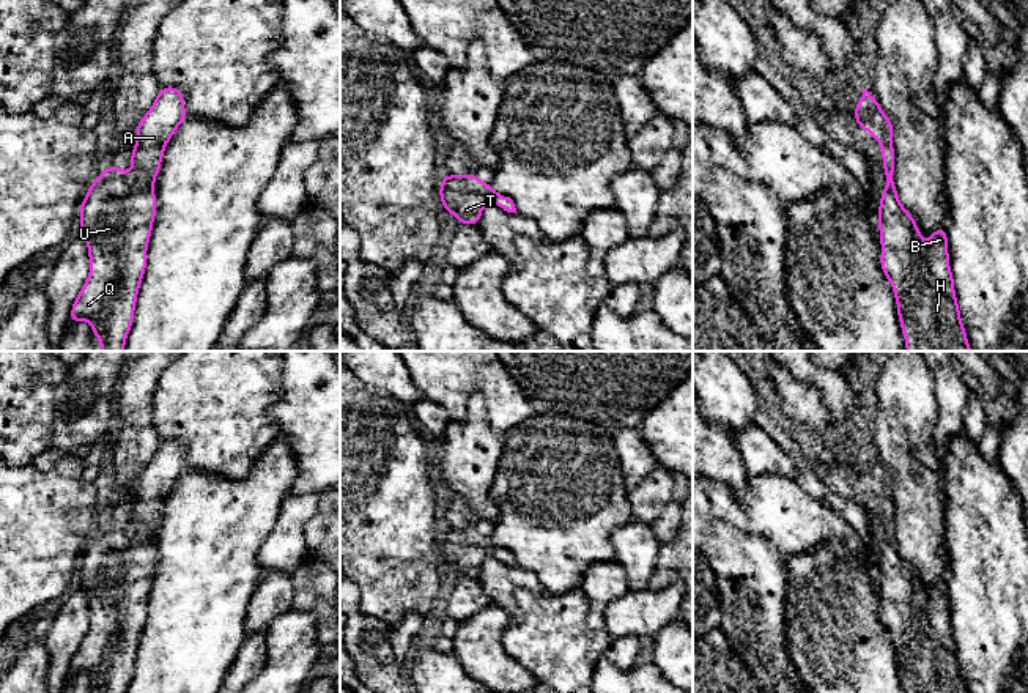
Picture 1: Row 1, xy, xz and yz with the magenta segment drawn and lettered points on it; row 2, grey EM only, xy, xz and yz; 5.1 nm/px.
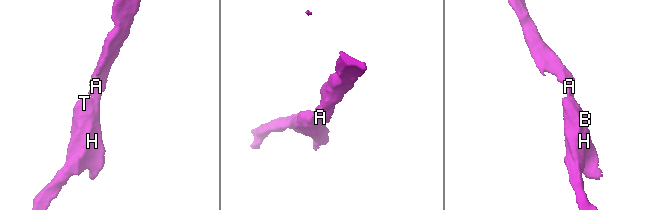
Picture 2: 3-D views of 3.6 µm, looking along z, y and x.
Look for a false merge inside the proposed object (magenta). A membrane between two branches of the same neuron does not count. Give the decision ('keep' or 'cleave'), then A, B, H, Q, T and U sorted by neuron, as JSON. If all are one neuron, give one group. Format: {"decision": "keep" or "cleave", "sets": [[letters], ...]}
{"decision": "keep", "sets": [["A", "B", "H", "Q", "T", "U"]]}

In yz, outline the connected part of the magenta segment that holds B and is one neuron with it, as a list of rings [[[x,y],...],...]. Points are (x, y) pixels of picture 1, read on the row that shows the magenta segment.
[[[866,88],[855,106],[855,124],[882,145],[886,186],[878,203],[880,269],[894,291],[907,351],[973,351],[956,299],[948,230],[938,227],[929,244],[923,243],[918,222],[897,198],[894,124]]]

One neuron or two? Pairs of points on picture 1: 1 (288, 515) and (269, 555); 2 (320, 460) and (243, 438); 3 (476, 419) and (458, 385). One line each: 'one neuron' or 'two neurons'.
1: one neuron
2: two neurons
3: two neurons

